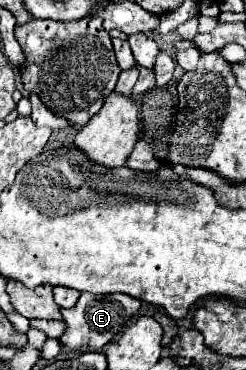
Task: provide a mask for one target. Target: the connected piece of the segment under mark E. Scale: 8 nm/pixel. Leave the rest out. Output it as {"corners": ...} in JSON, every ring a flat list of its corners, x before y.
{"corners":[[81,293,77,305,73,309,61,309,63,321,67,323,67,331,61,337,61,343,69,349,87,349,87,351,99,351,103,349,139,311,141,301,135,297,125,297,123,293,97,297,91,293]]}

